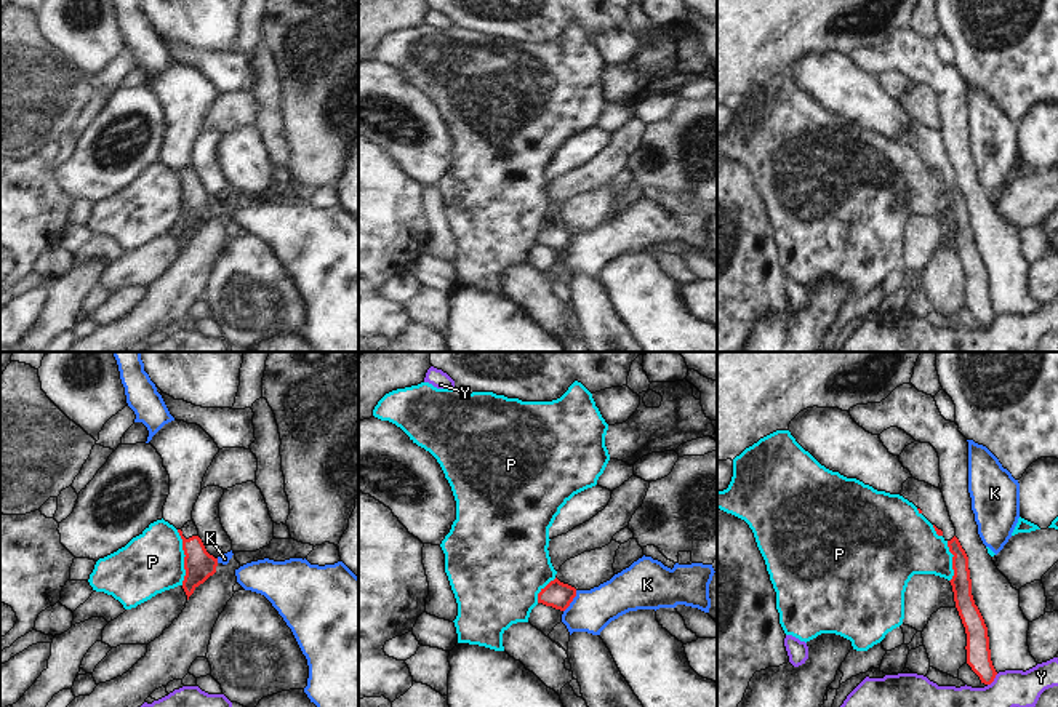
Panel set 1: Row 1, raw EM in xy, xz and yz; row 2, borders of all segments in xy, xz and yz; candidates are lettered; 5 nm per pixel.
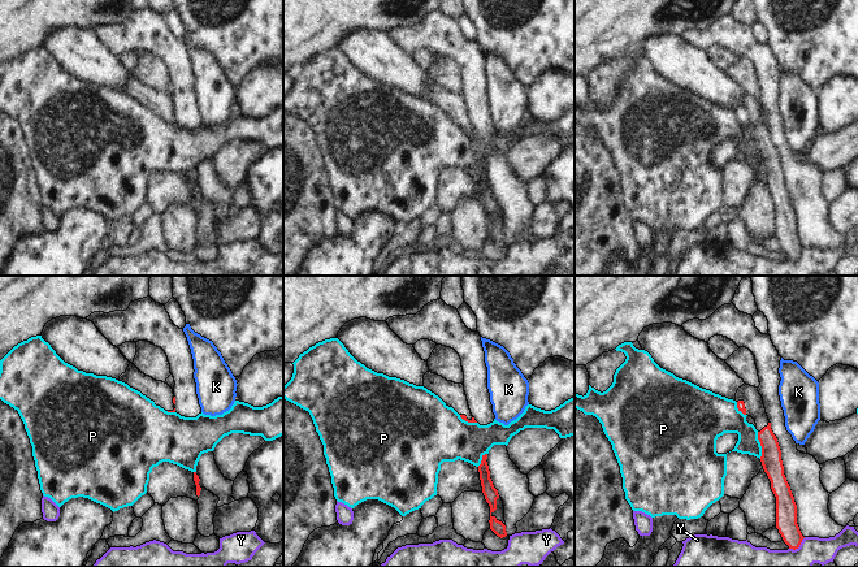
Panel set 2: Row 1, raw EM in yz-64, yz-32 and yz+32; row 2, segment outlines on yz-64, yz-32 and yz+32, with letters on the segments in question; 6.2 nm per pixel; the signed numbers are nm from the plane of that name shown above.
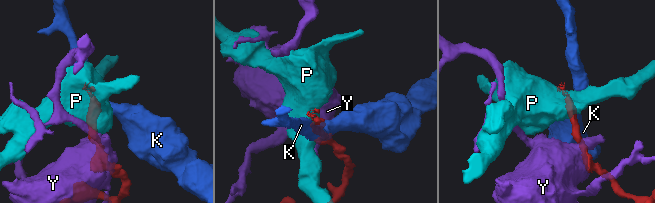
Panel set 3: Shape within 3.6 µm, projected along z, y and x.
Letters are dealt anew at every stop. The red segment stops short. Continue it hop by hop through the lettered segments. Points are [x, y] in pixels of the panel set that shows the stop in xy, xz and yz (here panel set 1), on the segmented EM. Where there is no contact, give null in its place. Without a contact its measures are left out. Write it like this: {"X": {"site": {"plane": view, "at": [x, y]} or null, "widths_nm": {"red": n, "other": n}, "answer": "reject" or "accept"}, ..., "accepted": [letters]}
{"K": {"site": {"plane": "xz", "at": [572, 600]}, "widths_nm": {"red": 140, "other": 220}, "answer": "reject"}, "P": {"site": {"plane": "xy", "at": [184, 557]}, "widths_nm": {"red": 150, "other": 300}, "answer": "reject"}, "Y": {"site": {"plane": "yz", "at": [993, 680]}, "widths_nm": {"red": 130, "other": 190}, "answer": "reject"}, "accepted": []}

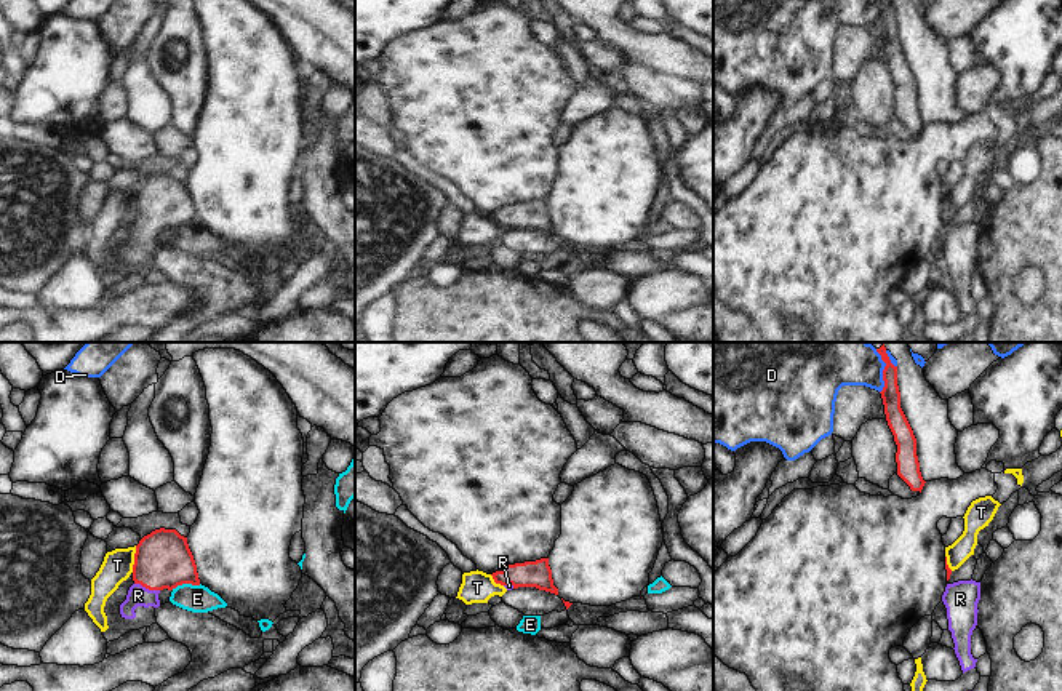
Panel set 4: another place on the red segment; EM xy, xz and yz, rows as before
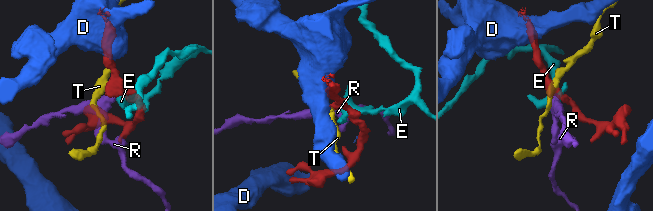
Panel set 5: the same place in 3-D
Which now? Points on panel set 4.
{"D": {"site": {"plane": "yz", "at": [883, 371]}, "widths_nm": {"red": 100, "other": 320}, "answer": "reject"}, "E": {"site": {"plane": "xy", "at": [186, 583]}, "widths_nm": {"red": 280, "other": 140}, "answer": "reject"}, "R": {"site": {"plane": "xy", "at": [147, 587]}, "widths_nm": {"red": 280, "other": 110}, "answer": "accept"}, "T": {"site": {"plane": "xy", "at": [135, 559]}, "widths_nm": {"red": 280, "other": 150}, "answer": "reject"}, "accepted": ["R"]}

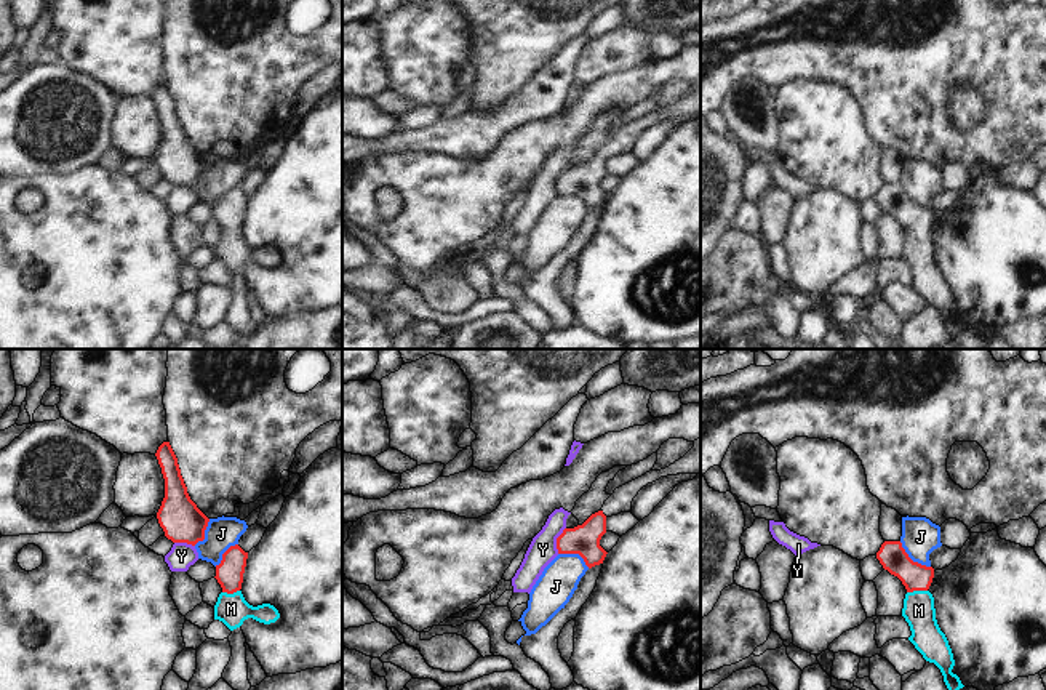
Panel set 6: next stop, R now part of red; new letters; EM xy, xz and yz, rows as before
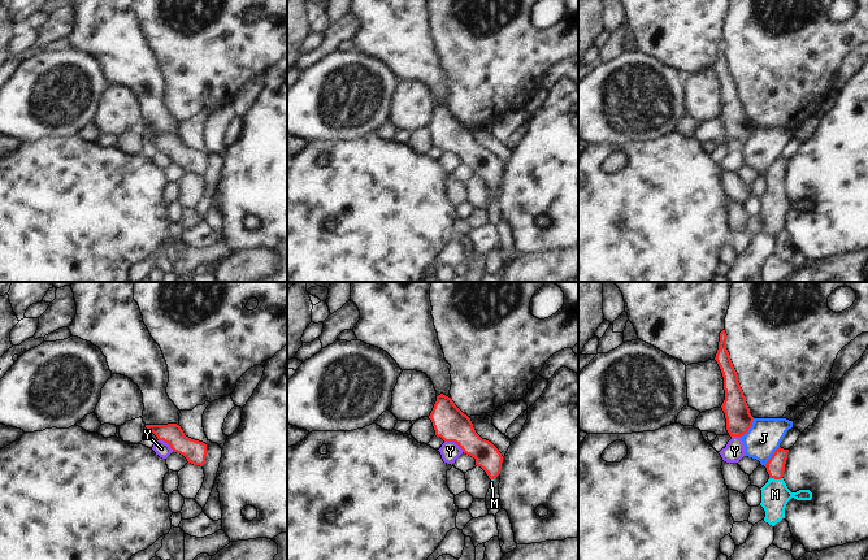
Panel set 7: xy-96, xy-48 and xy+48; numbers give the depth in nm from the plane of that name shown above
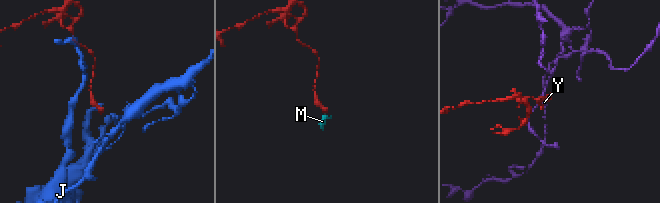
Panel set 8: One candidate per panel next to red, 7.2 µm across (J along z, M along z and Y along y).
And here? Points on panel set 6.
{"J": {"site": {"plane": "yz", "at": [910, 559]}, "widths_nm": {"red": 140, "other": 190}, "answer": "reject"}, "M": {"site": {"plane": "yz", "at": [917, 589]}, "widths_nm": {"red": 140, "other": 160}, "answer": "accept"}, "Y": {"site": {"plane": "xz", "at": [557, 540]}, "widths_nm": {"red": 160, "other": 140}, "answer": "reject"}, "accepted": ["M"]}

